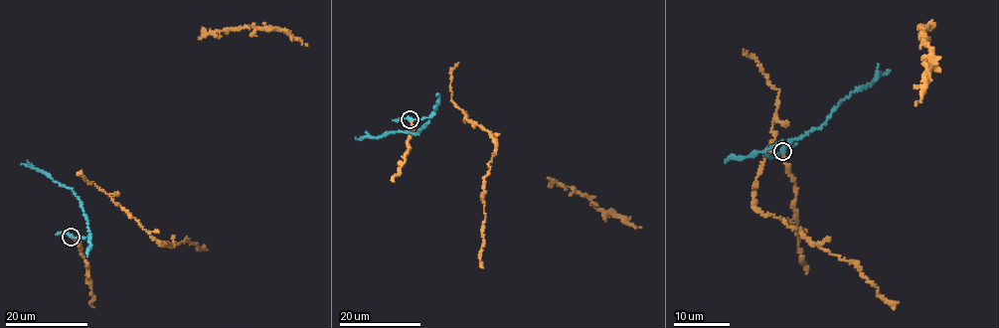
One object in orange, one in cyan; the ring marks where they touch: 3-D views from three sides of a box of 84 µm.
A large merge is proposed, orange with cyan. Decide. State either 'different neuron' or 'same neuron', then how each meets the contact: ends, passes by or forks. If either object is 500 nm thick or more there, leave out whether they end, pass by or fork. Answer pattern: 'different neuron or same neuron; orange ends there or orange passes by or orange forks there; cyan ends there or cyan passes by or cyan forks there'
different neuron; orange ends there; cyan passes by

